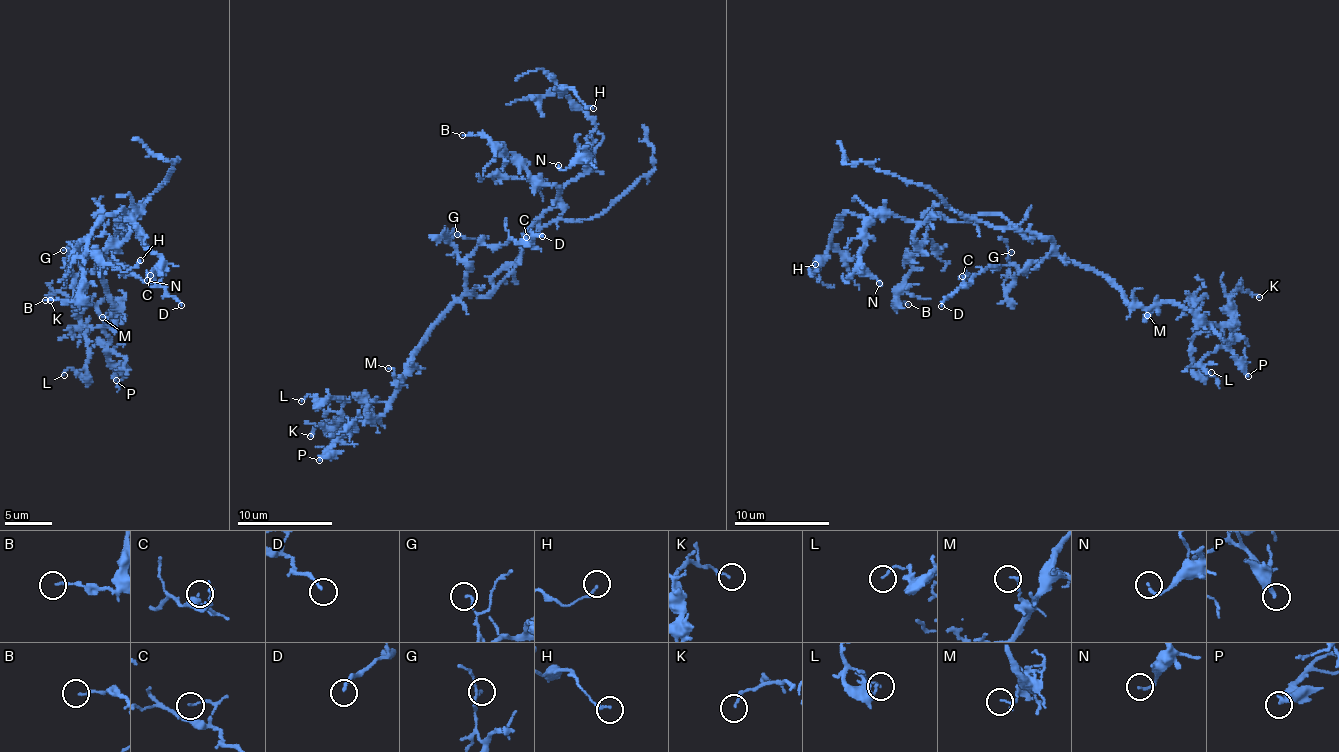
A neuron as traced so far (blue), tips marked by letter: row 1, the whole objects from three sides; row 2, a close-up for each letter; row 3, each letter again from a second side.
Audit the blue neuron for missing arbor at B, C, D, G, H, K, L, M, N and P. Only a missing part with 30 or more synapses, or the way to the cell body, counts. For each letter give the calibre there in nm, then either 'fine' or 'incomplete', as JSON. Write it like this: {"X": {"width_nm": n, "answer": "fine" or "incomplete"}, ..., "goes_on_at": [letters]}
{"B": {"width_nm": 130, "answer": "fine"}, "C": {"width_nm": 100, "answer": "fine"}, "D": {"width_nm": 130, "answer": "fine"}, "G": {"width_nm": 110, "answer": "fine"}, "H": {"width_nm": 180, "answer": "fine"}, "K": {"width_nm": 120, "answer": "fine"}, "L": {"width_nm": 110, "answer": "fine"}, "M": {"width_nm": 110, "answer": "fine"}, "N": {"width_nm": 160, "answer": "fine"}, "P": {"width_nm": 320, "answer": "fine"}, "goes_on_at": []}

